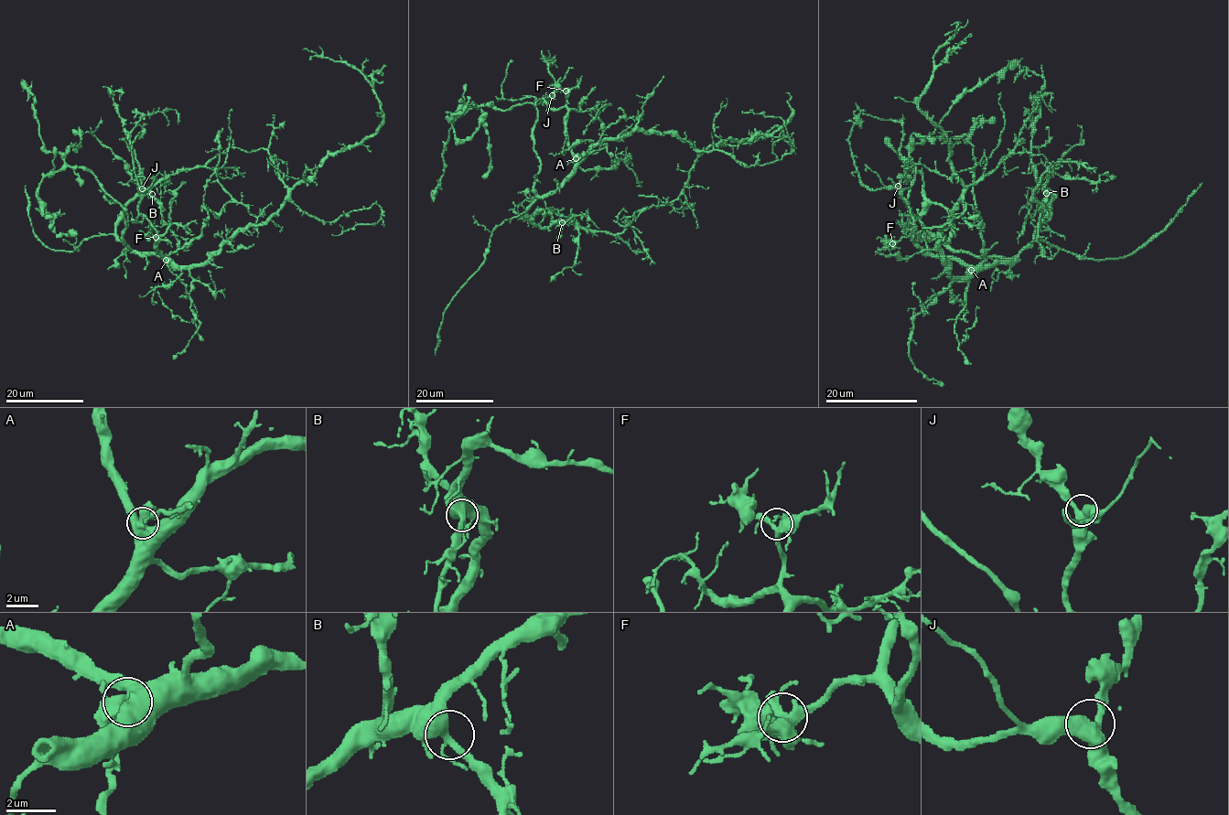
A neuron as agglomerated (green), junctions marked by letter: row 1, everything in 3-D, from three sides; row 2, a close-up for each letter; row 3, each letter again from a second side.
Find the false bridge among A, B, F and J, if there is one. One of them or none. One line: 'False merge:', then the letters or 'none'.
False merge: A

